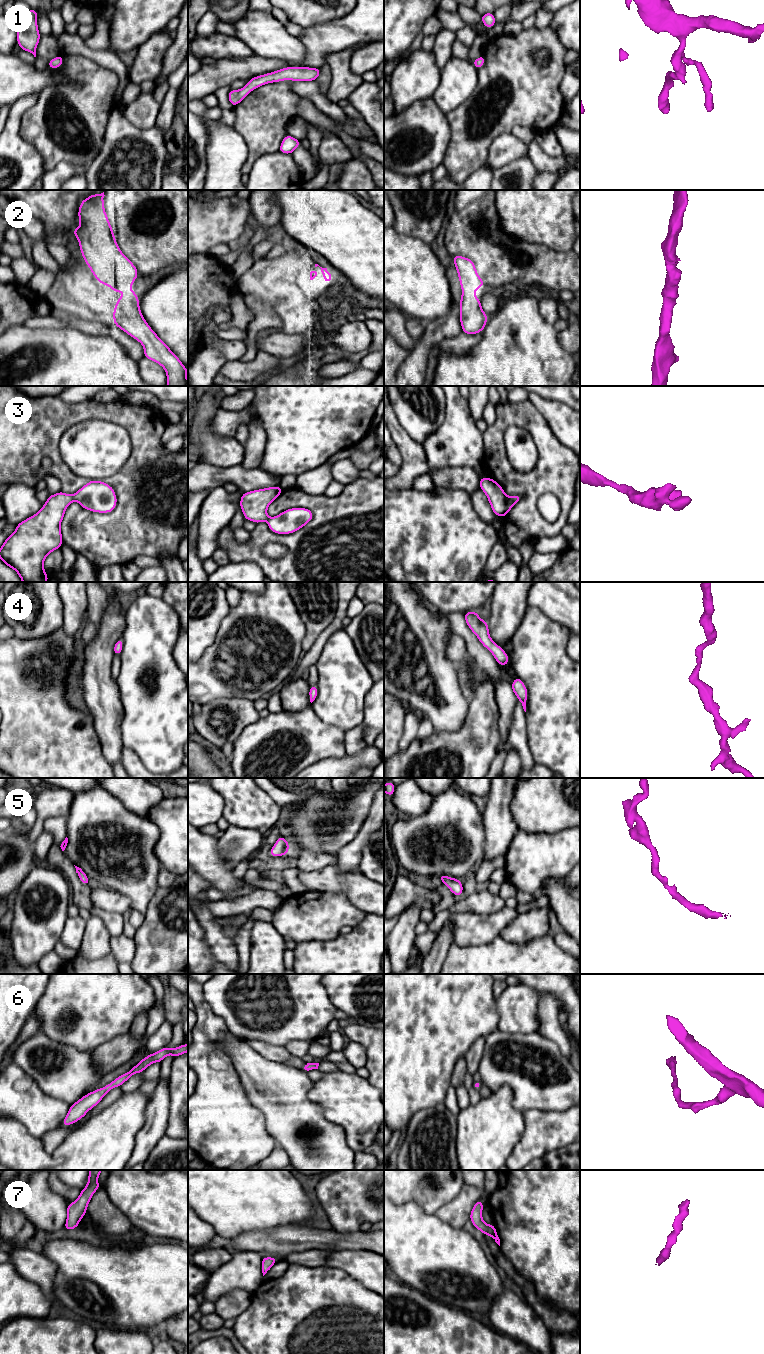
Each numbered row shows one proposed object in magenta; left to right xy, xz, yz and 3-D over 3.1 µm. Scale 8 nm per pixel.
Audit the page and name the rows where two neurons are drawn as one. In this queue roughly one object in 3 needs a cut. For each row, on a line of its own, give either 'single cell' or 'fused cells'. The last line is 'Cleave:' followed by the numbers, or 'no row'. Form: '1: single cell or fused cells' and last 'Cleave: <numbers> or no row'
1: single cell
2: single cell
3: single cell
4: single cell
5: single cell
6: single cell
7: single cell
Cleave: no row

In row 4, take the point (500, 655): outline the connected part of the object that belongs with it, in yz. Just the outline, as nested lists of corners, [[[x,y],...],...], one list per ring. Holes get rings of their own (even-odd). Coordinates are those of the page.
[[[476,611],[465,612],[464,618],[468,627],[481,644],[492,653],[497,663],[501,666],[508,665],[509,657],[503,648],[491,639],[487,621],[482,620]]]

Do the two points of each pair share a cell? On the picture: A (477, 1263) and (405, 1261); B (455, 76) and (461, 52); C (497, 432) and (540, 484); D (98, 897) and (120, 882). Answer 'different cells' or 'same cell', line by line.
A: same cell
B: different cells
C: same cell
D: different cells

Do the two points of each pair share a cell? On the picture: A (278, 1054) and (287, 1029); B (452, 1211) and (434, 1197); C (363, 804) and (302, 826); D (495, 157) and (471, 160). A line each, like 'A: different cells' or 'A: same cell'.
A: different cells
B: different cells
C: same cell
D: different cells

